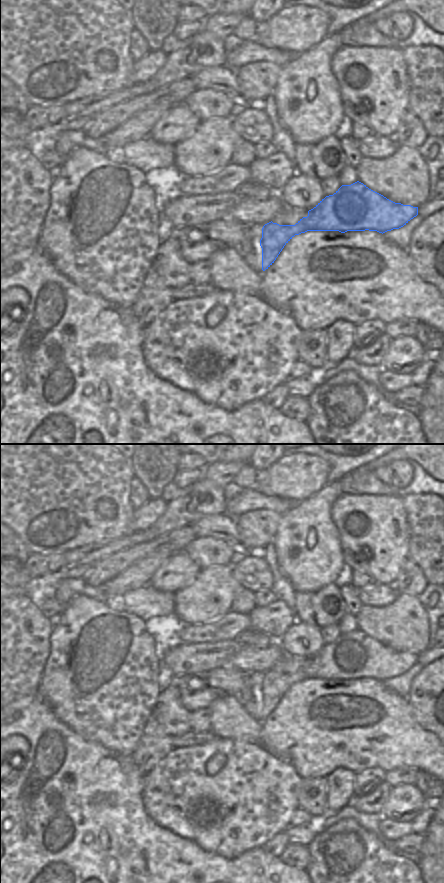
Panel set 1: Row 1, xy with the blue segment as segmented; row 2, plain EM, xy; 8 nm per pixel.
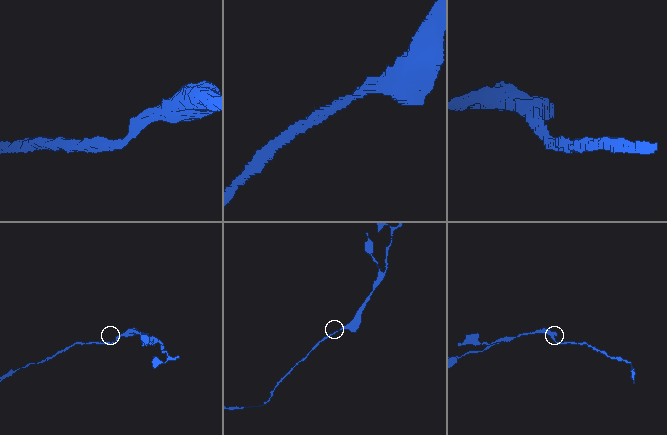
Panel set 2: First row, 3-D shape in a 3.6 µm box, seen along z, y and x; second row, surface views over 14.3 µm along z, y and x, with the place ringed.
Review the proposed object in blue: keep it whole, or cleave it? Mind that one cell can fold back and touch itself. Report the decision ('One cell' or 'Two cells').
One cell

